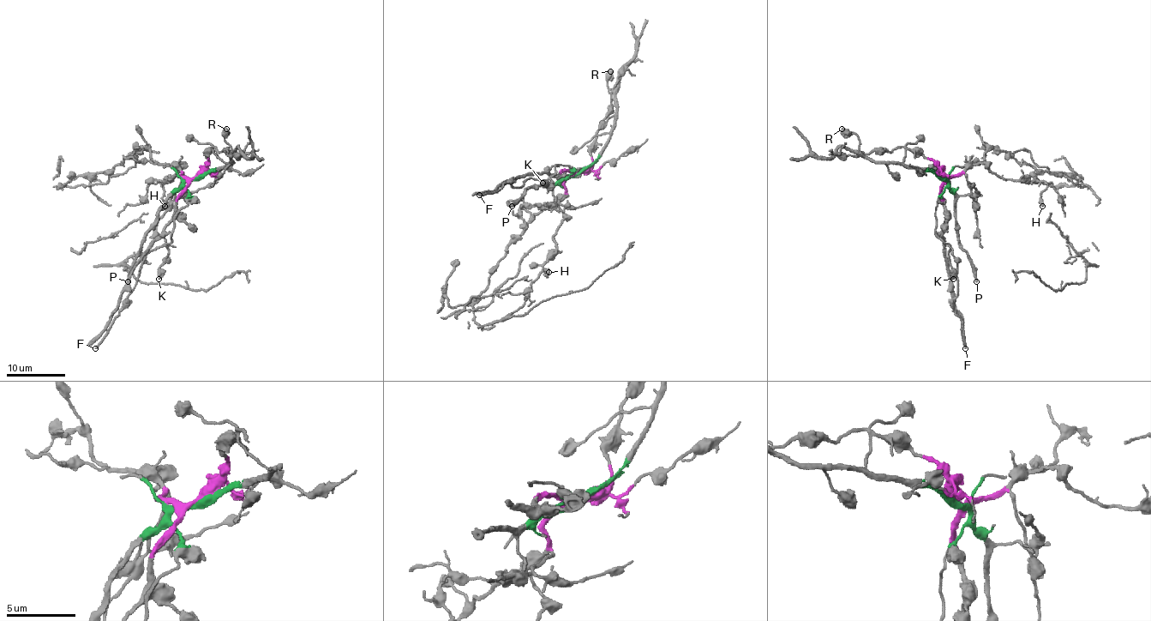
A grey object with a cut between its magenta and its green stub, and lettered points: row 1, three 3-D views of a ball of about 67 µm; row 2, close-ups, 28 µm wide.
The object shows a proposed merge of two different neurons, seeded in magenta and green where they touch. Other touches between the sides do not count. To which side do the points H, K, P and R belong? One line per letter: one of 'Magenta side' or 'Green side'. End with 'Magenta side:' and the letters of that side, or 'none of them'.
H: Magenta side
K: Green side
P: Green side
R: Green side
Magenta side: H

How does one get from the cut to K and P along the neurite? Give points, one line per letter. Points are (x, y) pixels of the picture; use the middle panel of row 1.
K: (578, 172), (569, 177), (572, 168), (557, 165), (549, 177), (553, 182), (543, 186), (542, 183)
P: (578, 172), (560, 178), (554, 184), (529, 187), (511, 207)

